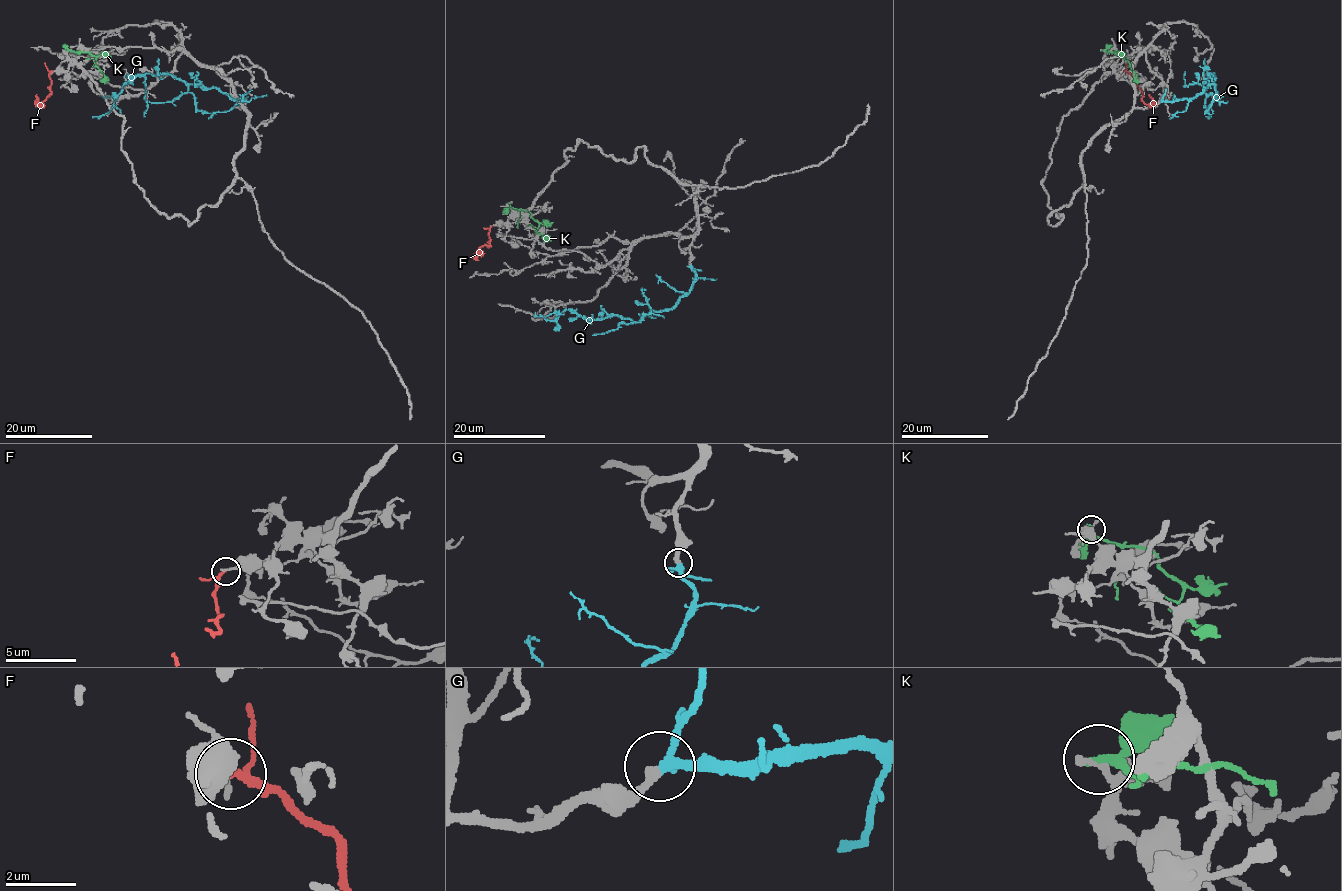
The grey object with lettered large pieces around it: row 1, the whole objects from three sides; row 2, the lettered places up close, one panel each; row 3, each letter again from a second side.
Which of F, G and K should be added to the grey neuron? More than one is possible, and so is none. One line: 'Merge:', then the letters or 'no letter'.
Merge: G

